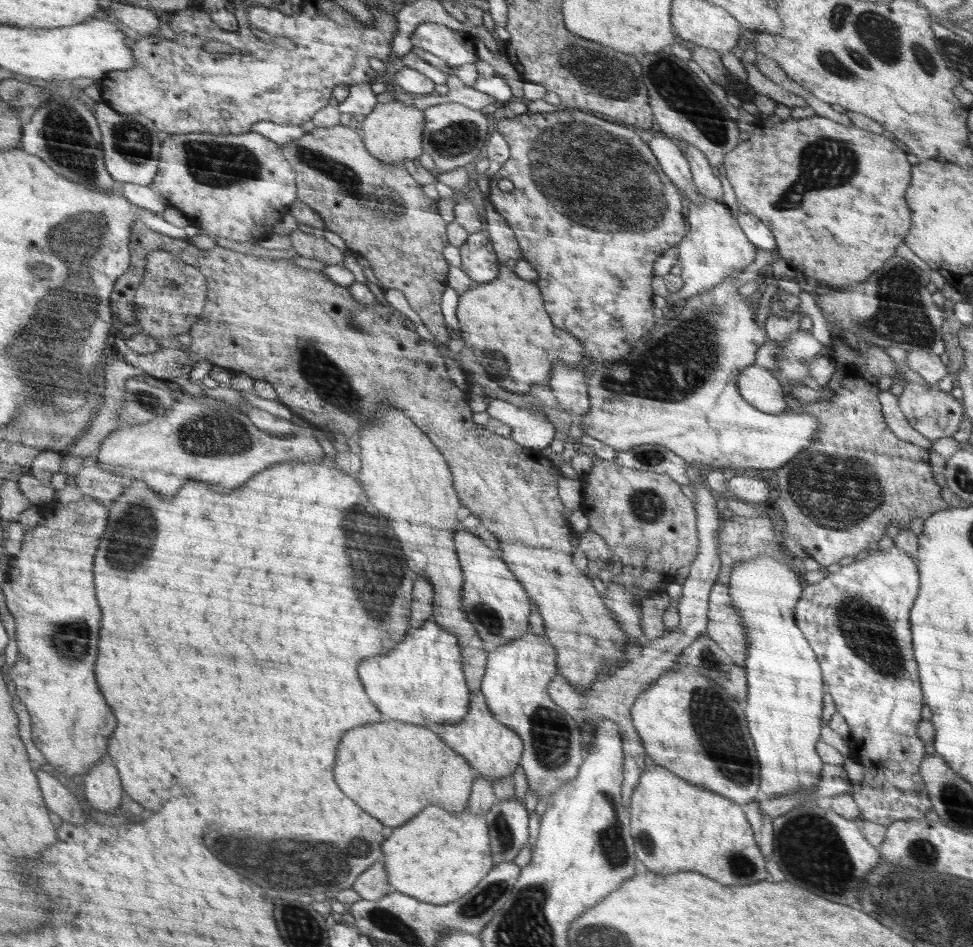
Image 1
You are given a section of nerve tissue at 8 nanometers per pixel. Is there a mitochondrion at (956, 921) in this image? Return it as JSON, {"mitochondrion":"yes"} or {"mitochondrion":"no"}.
{"mitochondrion":"yes"}

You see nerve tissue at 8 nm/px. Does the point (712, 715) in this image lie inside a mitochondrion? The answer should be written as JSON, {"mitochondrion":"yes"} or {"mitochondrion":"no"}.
{"mitochondrion":"yes"}

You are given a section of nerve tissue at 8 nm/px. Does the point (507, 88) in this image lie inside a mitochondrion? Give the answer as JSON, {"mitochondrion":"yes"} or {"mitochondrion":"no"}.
{"mitochondrion":"no"}

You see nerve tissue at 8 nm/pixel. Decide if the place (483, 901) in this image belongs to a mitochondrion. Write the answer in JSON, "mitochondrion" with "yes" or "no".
{"mitochondrion":"yes"}

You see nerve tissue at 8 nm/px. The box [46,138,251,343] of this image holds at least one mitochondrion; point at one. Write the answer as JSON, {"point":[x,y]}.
{"point":[91,180]}

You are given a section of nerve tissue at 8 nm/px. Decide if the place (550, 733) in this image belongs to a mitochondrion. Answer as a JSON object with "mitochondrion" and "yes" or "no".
{"mitochondrion":"yes"}

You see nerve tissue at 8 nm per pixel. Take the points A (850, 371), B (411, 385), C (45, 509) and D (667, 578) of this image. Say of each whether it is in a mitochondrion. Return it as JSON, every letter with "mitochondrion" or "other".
{"A":"other","B":"other","C":"other","D":"other"}

